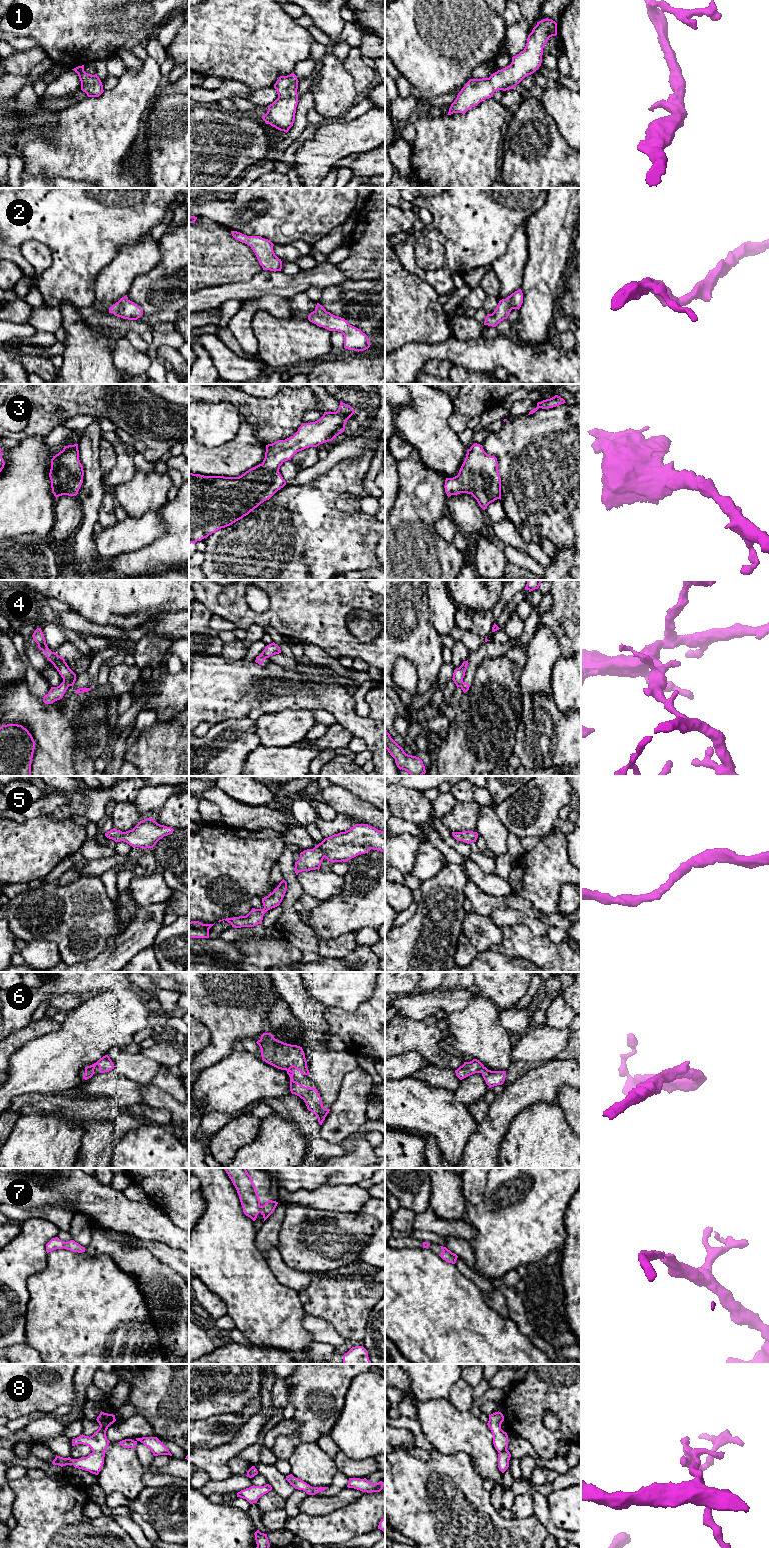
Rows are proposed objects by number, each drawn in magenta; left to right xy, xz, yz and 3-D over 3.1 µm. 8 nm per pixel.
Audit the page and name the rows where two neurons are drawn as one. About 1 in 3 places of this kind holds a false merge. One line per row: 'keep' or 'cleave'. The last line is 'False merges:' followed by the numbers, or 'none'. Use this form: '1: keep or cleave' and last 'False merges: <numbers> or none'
1: keep
2: keep
3: keep
4: cleave
5: keep
6: keep
7: keep
8: cleave
False merges: 4, 8

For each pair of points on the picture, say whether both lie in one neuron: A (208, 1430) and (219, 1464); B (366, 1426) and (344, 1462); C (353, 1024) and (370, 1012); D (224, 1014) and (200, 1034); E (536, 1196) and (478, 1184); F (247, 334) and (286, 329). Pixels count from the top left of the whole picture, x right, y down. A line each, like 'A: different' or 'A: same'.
A: different
B: different
C: same
D: different
E: different
F: different

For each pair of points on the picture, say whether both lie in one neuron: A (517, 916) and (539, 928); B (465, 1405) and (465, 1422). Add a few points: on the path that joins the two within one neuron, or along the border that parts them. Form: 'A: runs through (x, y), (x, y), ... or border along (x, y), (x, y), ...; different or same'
A: runs through (522, 918), (534, 925); same
B: border along (449, 1399), (459, 1410), (469, 1411); different

